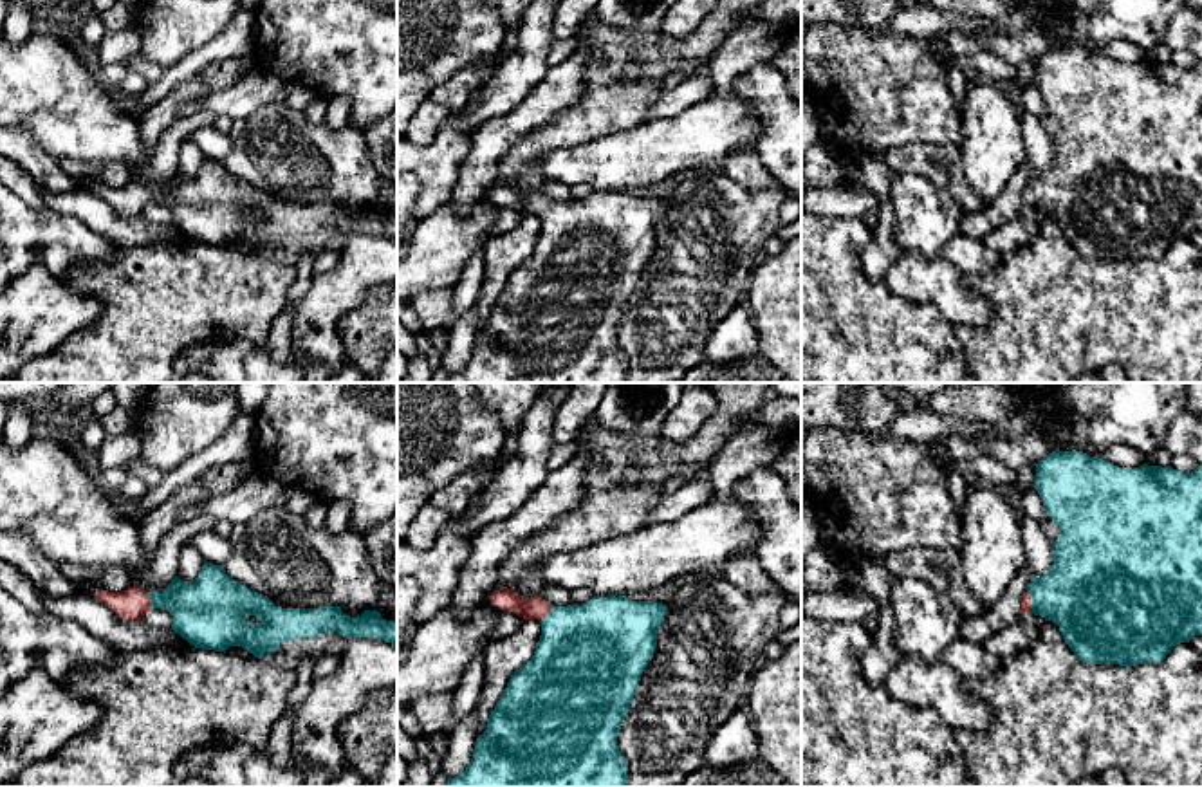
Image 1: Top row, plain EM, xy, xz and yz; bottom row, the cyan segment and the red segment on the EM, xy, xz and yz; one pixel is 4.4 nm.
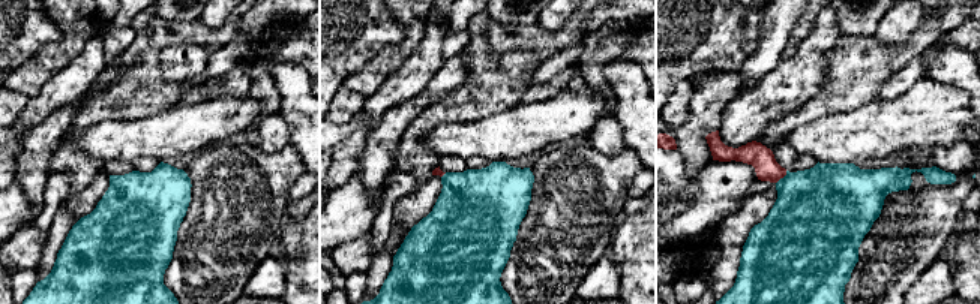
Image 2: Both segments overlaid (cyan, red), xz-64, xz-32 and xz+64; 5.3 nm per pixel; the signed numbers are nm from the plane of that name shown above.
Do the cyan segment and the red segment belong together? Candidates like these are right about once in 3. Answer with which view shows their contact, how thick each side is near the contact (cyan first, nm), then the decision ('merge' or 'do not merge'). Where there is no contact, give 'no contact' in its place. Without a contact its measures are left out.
xy | 280/140 nm | merge

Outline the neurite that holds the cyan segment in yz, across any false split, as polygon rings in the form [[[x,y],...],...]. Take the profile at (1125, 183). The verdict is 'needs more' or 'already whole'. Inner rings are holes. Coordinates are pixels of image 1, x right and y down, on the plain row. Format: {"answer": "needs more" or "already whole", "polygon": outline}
{"answer": "needs more", "polygon": [[[1052,47],[1036,60],[1036,74],[1032,81],[1047,106],[1047,112],[1059,121],[1059,132],[1052,139],[1054,159],[1041,173],[1032,173],[1022,195],[1022,208],[1041,211],[1054,217],[1074,247],[1086,260],[1157,260],[1166,255],[1173,242],[1189,238],[1195,231],[1202,231],[1202,60],[1184,69],[1171,61],[1117,63],[1099,52],[1083,47]]]}

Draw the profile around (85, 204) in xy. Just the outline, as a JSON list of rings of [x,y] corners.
[[[87,186],[60,195],[43,190],[43,208],[78,218],[117,247],[144,247],[155,242],[166,242],[171,247],[195,244],[173,226],[153,224],[143,215],[121,215],[116,206]]]

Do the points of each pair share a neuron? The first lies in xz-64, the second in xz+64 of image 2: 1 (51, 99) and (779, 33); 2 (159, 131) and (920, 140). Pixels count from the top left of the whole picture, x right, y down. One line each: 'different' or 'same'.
1: same
2: same

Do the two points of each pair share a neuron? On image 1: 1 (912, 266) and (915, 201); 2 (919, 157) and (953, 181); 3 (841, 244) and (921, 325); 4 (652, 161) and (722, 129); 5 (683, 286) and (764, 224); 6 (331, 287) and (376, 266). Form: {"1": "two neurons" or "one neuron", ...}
{"1": "two neurons", "2": "one neuron", "3": "one neuron", "4": "one neuron", "5": "one neuron", "6": "one neuron"}

